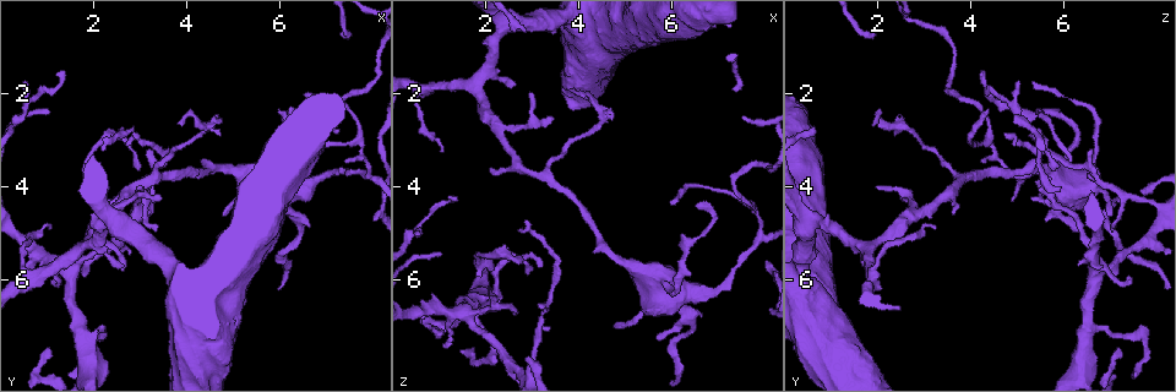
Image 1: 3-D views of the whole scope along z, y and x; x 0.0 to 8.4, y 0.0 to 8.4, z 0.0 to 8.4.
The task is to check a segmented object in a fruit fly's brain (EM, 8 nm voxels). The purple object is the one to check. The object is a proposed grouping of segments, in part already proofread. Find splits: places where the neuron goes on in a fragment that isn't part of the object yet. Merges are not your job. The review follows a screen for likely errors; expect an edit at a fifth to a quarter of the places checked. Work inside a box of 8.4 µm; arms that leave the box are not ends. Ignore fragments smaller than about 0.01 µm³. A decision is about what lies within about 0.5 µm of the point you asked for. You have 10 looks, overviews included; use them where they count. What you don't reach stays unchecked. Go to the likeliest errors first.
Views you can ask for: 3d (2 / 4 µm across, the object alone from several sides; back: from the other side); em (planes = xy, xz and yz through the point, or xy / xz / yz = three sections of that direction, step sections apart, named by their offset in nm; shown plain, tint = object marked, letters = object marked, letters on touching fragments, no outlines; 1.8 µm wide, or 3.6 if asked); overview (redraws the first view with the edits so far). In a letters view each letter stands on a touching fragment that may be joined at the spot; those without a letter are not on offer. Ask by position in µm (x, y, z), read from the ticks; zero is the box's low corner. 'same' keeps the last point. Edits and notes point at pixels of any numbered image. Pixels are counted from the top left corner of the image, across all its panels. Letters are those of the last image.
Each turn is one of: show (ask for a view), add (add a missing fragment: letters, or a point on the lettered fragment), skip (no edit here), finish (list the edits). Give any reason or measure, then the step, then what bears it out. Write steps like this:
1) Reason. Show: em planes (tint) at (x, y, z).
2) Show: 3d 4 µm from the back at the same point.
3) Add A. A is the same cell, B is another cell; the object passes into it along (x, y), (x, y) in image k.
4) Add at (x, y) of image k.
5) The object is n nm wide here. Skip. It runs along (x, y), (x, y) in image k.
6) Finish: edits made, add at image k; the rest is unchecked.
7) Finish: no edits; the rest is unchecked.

Thin end. Show: em xz step 4 (plain) at (2.95, 4.05, 1.95).

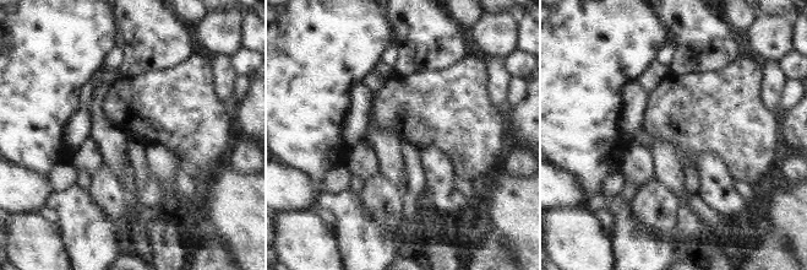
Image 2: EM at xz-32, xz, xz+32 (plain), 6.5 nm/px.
Show: em xz step 4 (letters) at the same point.

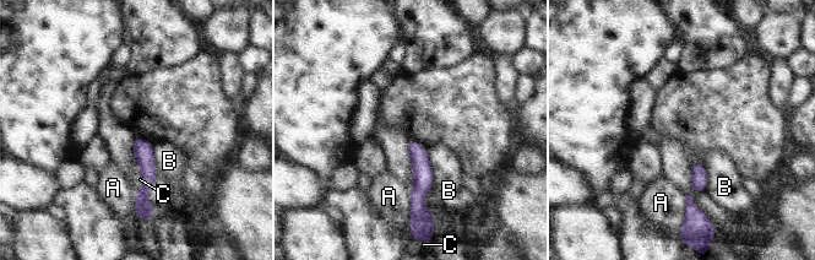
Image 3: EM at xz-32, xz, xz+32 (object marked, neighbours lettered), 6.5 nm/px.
The object is 110 nm wide here. Skip. A, B and C are other cells; it runs along (137, 141), (146, 162), (141, 206) in image 3; no lettered fragment goes on from it.

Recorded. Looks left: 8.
Tapers out. Show: 3d 2 µm from the back at (1.05, 7.45, 7.10).

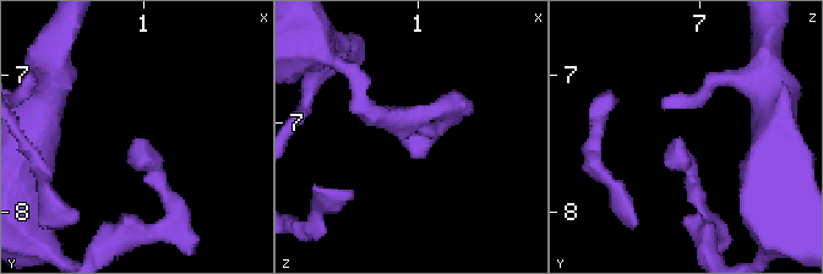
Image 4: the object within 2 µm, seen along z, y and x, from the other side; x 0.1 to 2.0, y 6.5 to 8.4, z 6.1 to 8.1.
Show: em planes (tint) at (1.10, 7.46, 7.12).

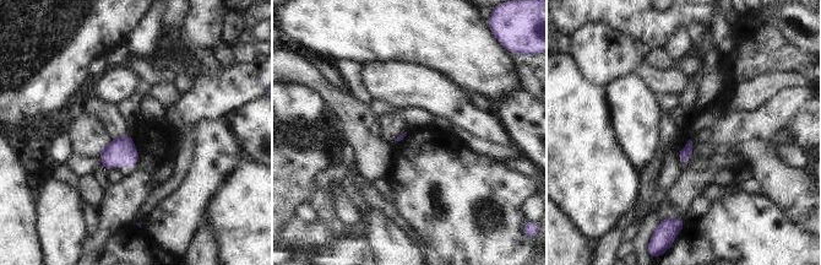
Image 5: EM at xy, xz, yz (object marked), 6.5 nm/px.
See the neighbours. Show: em planes (letters) at the same point.

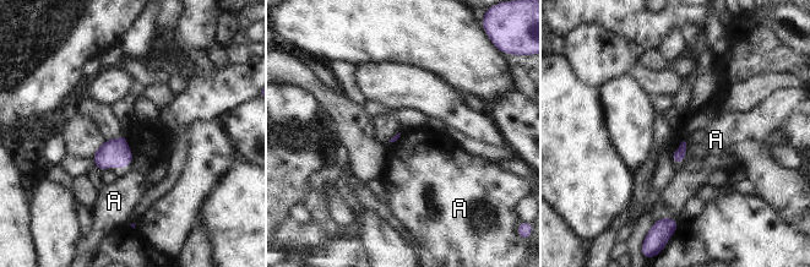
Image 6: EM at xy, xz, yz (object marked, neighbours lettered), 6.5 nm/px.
The longest contact is with A, 170 nm. Skip. A is another cell; a border runs along (684, 140), (685, 157), (678, 164) in image 6; none of them fits.

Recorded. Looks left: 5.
Tapers out. Show: em xy step 16 (letters) at (3.20, 3.80, 5.75).

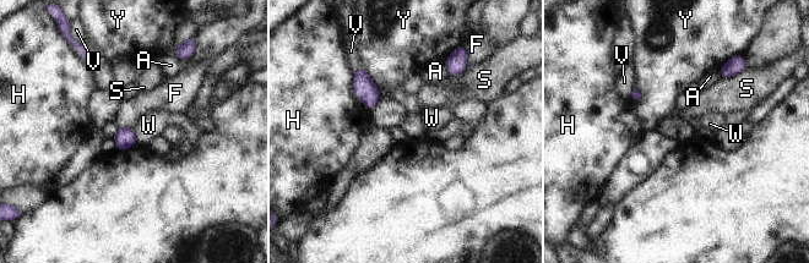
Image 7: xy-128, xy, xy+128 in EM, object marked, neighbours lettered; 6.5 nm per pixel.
Show: em planes (letters) at the same point.

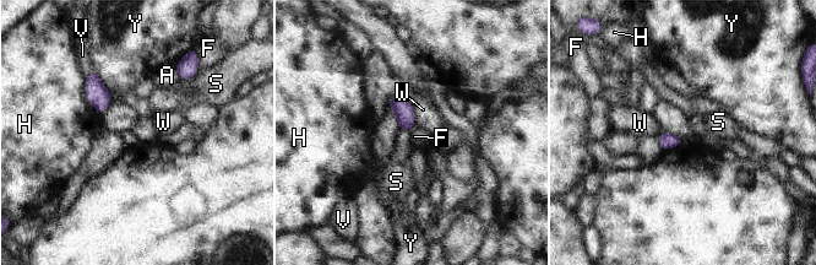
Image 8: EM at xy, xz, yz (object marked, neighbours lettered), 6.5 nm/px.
Skip. A, F, H, S, V, W and Y are other cells; none of them fits.

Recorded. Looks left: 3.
Tapers out. Show: em 3.6 µm planes (letters) at (1.35, 1.45, 4.25).

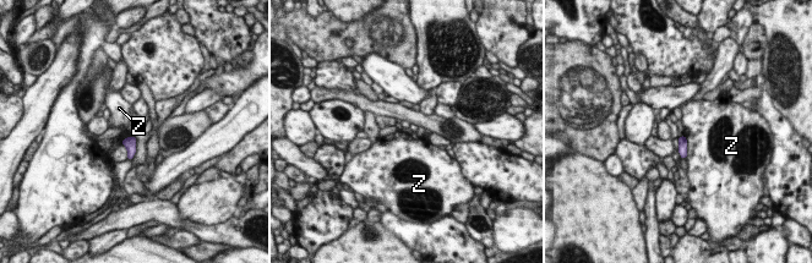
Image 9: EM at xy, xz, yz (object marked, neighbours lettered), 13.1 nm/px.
Skip. Z is another cell; a border runs along (686, 146), (687, 158) in image 9; none of them fits.

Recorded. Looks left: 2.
Finish: no edits; the rest is unchecked.

